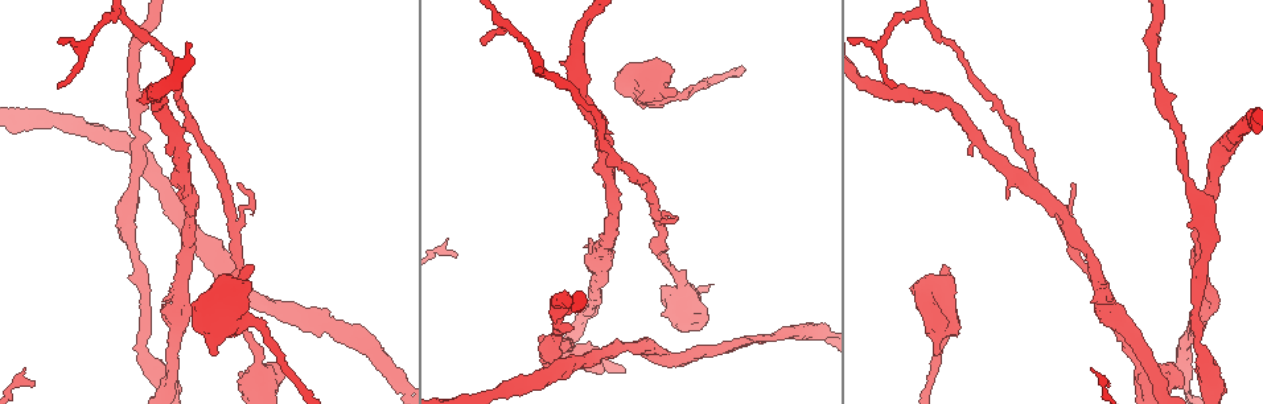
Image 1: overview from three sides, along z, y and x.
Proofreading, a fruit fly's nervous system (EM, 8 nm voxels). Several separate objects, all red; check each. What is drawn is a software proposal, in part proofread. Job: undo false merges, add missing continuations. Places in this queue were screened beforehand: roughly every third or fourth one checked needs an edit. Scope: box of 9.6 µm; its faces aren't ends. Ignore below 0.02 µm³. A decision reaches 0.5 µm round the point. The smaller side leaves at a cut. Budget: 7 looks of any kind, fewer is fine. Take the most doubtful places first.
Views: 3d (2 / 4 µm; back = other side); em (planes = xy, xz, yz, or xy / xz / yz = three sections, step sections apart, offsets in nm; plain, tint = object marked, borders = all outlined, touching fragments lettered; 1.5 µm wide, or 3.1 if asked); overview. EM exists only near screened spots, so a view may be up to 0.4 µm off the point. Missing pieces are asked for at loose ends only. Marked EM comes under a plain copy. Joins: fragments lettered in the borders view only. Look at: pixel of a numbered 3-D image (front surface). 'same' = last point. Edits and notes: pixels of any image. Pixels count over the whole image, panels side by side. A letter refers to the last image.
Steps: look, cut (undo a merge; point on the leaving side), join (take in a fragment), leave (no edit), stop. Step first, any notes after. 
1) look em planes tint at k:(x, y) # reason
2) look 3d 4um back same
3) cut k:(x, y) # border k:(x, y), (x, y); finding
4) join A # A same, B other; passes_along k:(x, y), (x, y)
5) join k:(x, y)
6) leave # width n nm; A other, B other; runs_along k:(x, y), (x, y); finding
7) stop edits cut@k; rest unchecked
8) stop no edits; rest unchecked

look em planes borders at 1:(936, 355) # stops while still wide

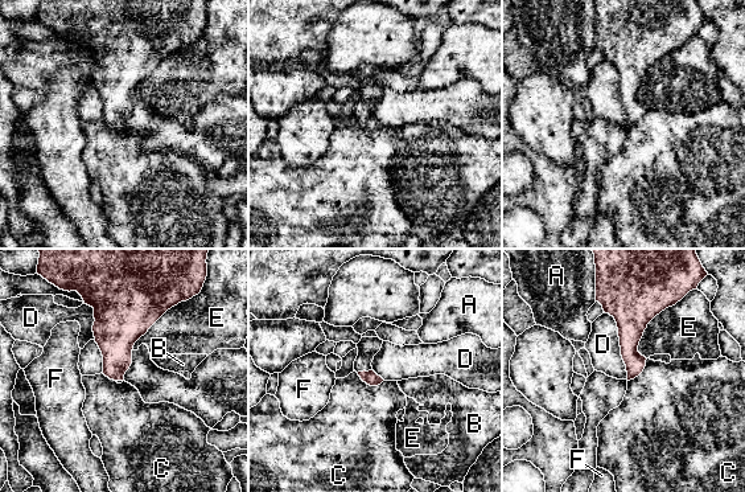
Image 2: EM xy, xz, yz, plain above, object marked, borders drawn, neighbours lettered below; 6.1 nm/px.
leave # longest_contact D 440 nm; A other, B other, C other, D other, E other, F other; border 2:(357, 373), (370, 385), (383, 381); none of them fits

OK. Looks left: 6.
look 3d 2um at 1:(892, 86) # thin end

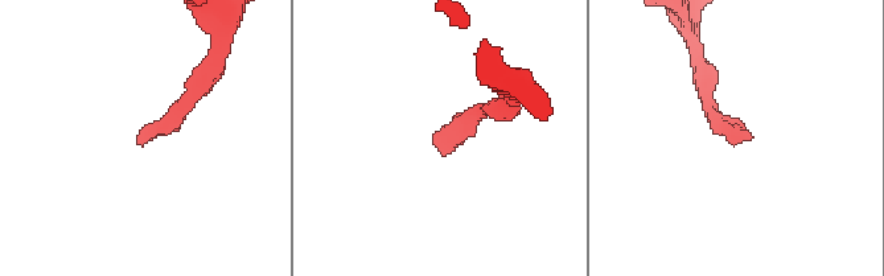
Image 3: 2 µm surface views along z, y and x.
look em xz step 4 tint at 3:(737, 140)

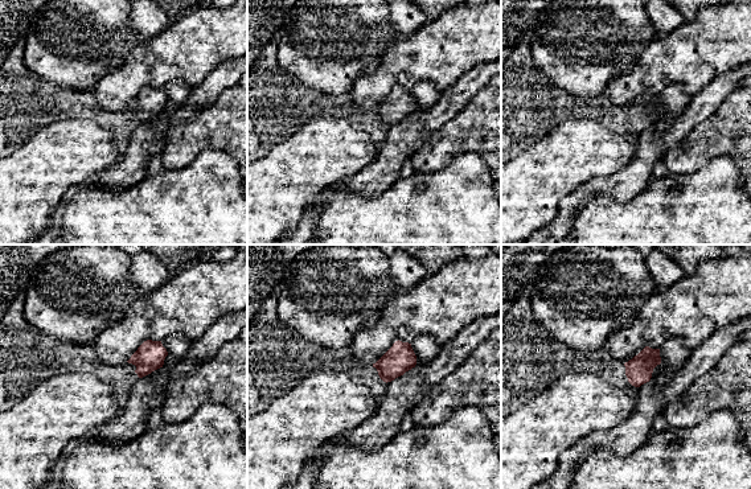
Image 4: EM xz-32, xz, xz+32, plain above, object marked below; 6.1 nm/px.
look em planes borders same

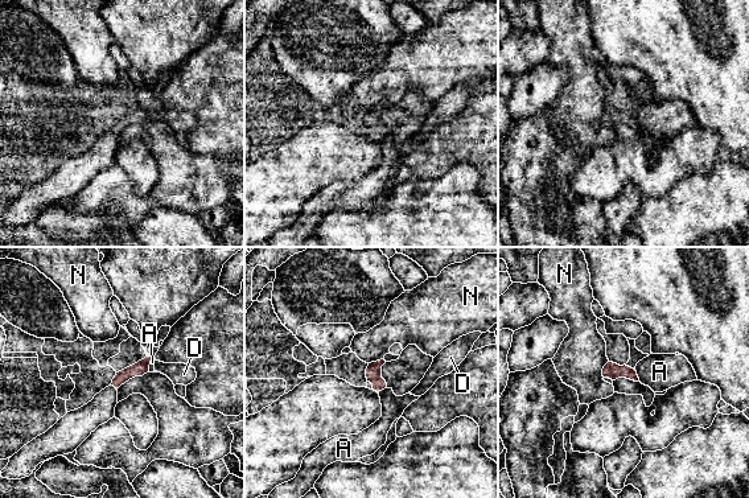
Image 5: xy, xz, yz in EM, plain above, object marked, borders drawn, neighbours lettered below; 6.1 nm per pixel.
leave # width 90 nm; A other, D other, N other; border 5:(608, 361), (603, 369), (603, 377); no lettered fragment goes on from it

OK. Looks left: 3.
look 3d 4um back at 1:(799, 332)

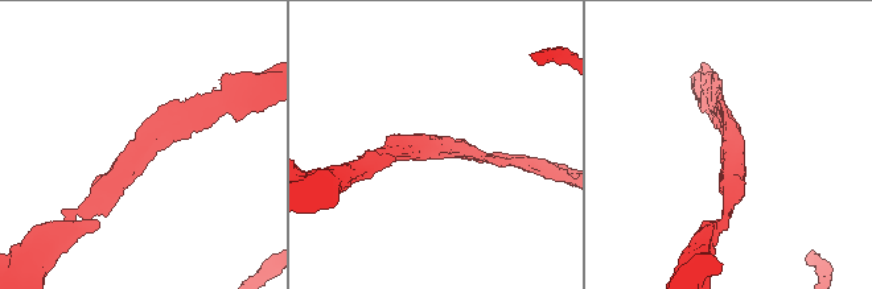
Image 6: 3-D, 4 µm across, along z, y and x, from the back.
look em xz step 4 tint at 6:(734, 146)

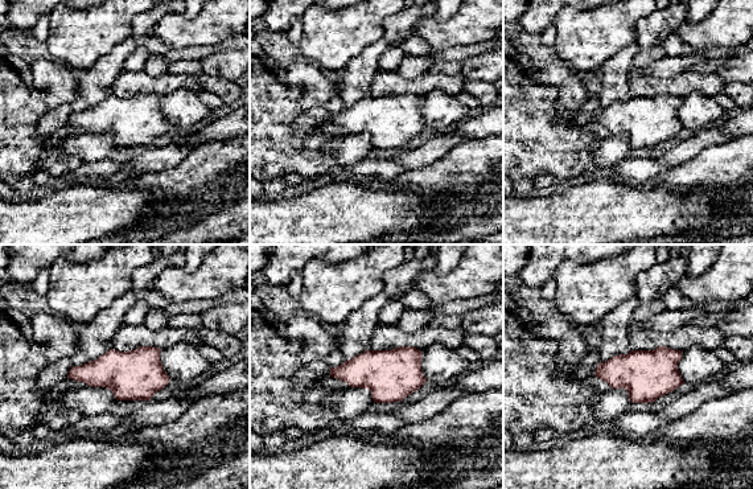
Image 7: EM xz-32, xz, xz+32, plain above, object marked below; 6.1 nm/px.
look em planes borders same

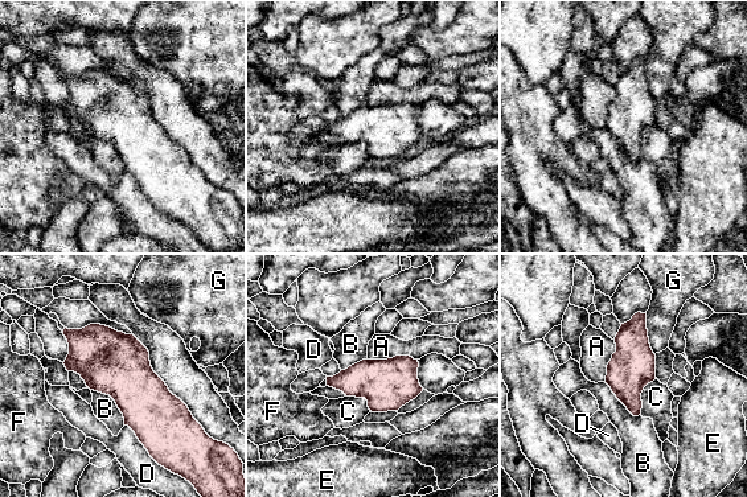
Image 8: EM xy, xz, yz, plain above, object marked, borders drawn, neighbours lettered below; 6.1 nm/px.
leave # longest_contact D 320 nm; A other, B other, C other, D other, E other, F other, G other; border 8:(91, 389), (114, 401), (124, 424); continuous, no second cell

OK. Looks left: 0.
stop no edits; rest unchecked

